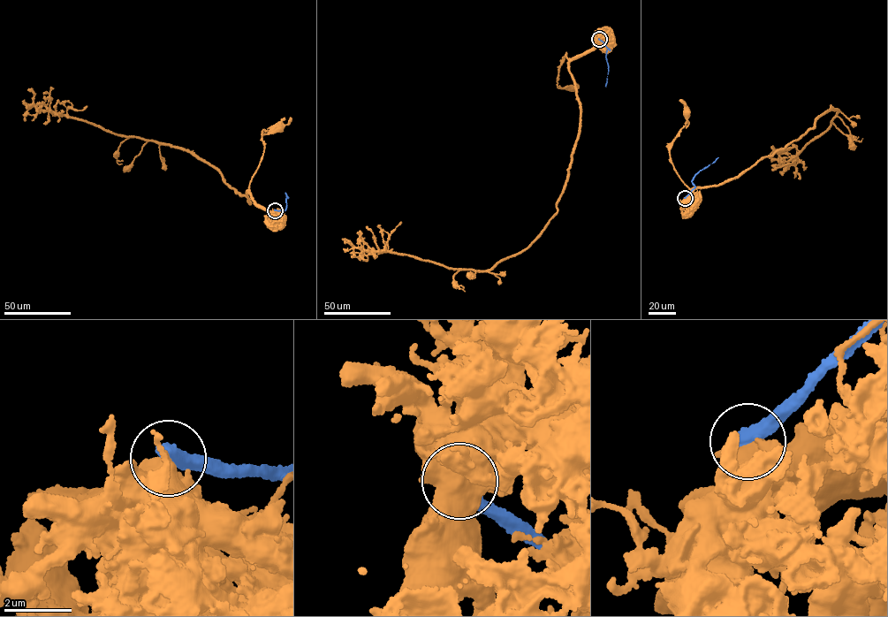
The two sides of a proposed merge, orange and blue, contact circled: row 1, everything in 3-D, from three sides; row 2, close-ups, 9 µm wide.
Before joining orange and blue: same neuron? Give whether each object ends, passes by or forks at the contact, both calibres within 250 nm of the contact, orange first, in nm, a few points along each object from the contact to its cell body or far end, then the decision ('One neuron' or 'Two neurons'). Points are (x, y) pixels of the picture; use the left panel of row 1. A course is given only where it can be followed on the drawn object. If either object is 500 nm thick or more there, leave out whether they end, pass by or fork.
Thickness 750 nm (orange) against 500 nm. Course of orange: (275, 210), (271, 212), (257, 204), (249, 188), (264, 148), (261, 132), (280, 129). Course of blue: (275, 209), (285, 209), (288, 198), (285, 193). Two neurons

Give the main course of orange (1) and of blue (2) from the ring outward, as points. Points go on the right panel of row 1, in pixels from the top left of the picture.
1: (685, 198), (692, 198), (691, 189), (680, 179), (670, 154), (671, 143), (687, 120), (688, 112)
2: (685, 198), (694, 186), (692, 182), (694, 175), (718, 157)

